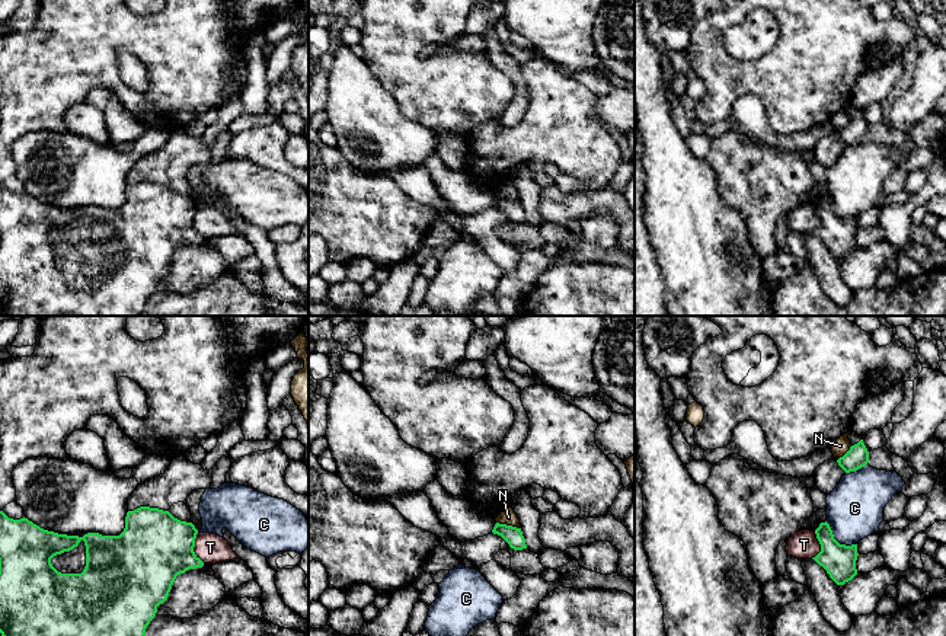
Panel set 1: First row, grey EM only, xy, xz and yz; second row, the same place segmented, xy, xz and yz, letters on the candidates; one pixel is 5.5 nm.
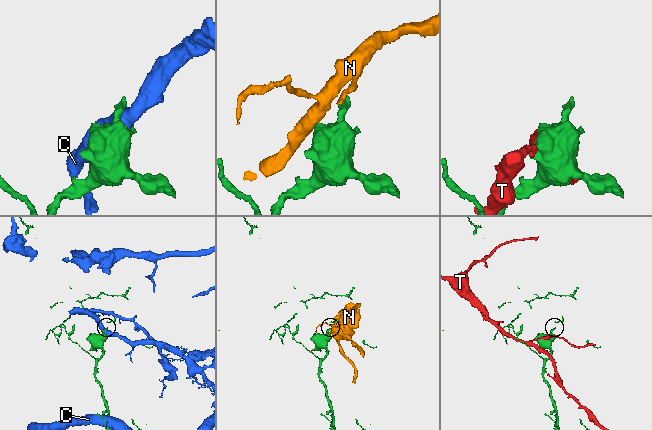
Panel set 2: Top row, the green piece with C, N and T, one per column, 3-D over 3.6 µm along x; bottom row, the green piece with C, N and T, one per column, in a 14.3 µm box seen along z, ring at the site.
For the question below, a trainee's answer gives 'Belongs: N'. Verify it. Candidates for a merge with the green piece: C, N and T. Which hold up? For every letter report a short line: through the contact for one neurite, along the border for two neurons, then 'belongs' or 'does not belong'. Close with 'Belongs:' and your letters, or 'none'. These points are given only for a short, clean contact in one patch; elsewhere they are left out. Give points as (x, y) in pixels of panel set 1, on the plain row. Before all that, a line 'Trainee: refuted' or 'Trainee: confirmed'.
Trainee: refuted
C: does not belong
N: xz (497, 195), (520, 203) | does not belong
T: does not belong
Belongs: none

